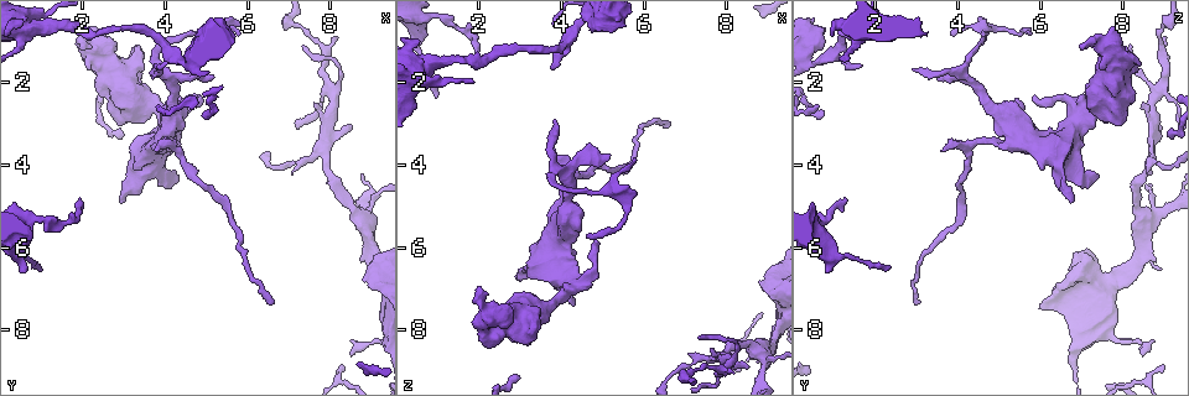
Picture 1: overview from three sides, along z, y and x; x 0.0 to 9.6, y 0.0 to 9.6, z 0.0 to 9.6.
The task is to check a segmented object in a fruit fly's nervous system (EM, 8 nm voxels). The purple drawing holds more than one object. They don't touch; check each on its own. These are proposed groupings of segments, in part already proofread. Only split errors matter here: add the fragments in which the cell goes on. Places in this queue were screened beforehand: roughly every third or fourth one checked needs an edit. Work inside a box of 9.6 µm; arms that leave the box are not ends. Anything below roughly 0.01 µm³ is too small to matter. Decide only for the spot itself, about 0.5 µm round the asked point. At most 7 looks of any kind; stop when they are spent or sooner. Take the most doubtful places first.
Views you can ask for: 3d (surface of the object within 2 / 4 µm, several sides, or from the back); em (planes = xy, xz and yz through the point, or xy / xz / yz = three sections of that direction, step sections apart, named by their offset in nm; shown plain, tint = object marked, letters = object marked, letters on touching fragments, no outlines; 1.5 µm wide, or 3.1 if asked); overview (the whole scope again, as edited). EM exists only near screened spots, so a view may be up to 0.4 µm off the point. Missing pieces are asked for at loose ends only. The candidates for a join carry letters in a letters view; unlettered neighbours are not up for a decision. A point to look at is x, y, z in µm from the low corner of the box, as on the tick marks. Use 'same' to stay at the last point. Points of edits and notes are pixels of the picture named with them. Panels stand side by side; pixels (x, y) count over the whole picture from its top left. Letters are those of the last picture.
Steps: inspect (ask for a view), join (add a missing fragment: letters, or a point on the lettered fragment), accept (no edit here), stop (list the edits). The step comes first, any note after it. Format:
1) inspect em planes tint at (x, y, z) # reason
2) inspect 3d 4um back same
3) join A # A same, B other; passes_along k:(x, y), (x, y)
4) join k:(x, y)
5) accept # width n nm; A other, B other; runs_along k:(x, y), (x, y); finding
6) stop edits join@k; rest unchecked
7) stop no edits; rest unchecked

inspect em planes letters at (0.60, 6.55, 0.80) # branch stops here

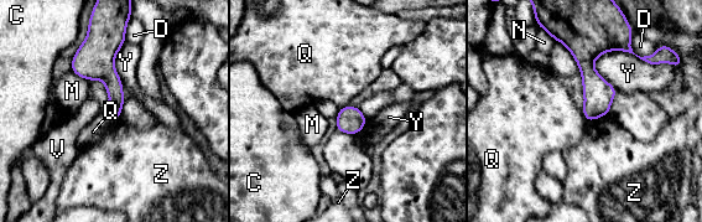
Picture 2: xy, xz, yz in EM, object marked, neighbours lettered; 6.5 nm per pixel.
accept # C other, D other, M other, N other, Q other, V other, Y other, Z other; border 2:(102, 108), (116, 120); none of them fits

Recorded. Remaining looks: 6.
inspect 3d 4um at (3.50, 1.65, 7.45) # branch stops here

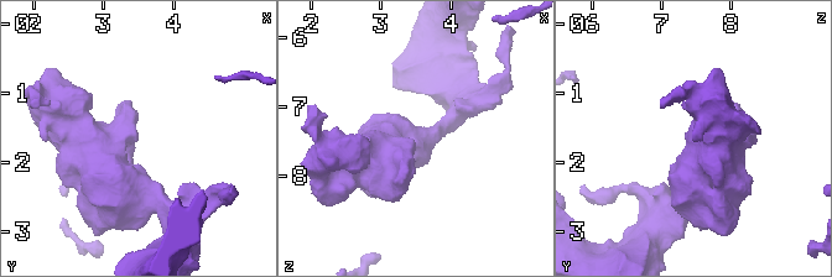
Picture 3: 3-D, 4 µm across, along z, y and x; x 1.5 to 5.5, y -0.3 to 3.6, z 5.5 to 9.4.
inspect em yz step 8 letters at (3.50, 1.60, 7.45) # now the EM

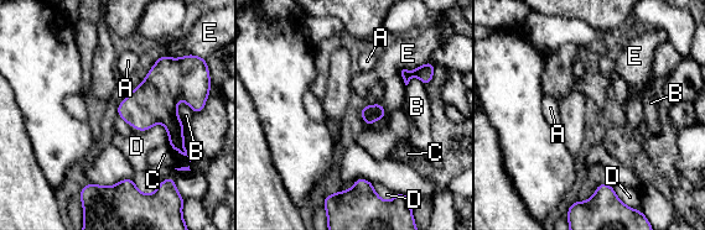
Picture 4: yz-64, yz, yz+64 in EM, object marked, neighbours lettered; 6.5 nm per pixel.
accept # A other, B other, C other, D other, E other; no lettered fragment goes on from it

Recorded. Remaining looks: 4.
inspect 3d 2um at (3.75, 3.55, 4.95) # free end

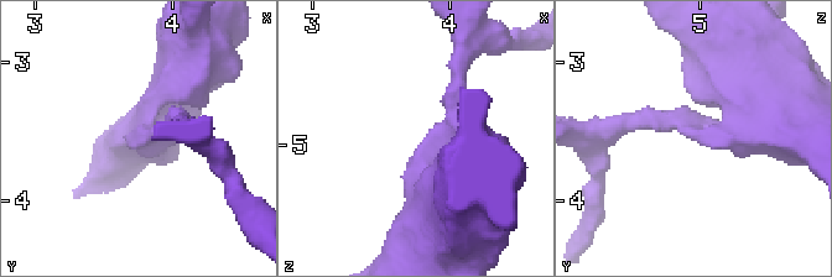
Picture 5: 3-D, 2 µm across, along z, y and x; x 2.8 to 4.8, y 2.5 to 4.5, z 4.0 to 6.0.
inspect em planes plain at (3.76, 3.58, 5.00) # need the tissue

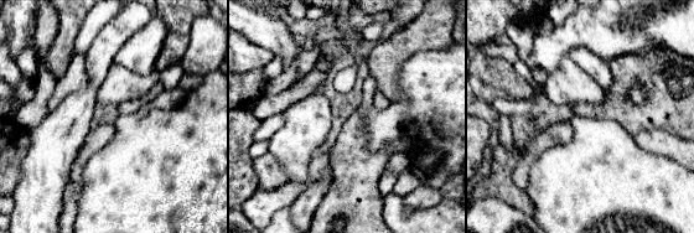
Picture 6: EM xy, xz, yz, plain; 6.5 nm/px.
inspect em planes letters same

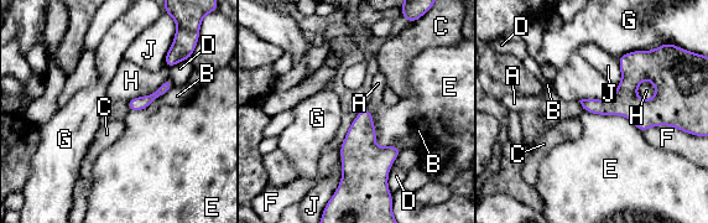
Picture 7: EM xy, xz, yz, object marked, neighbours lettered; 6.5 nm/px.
accept # A other, B other, C other, D other, E other, F other, G other, H other, J other; runs_along 7:(584, 102), (659, 113), (667, 122); none of them fits

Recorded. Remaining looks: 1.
stop no edits; rest unchecked

